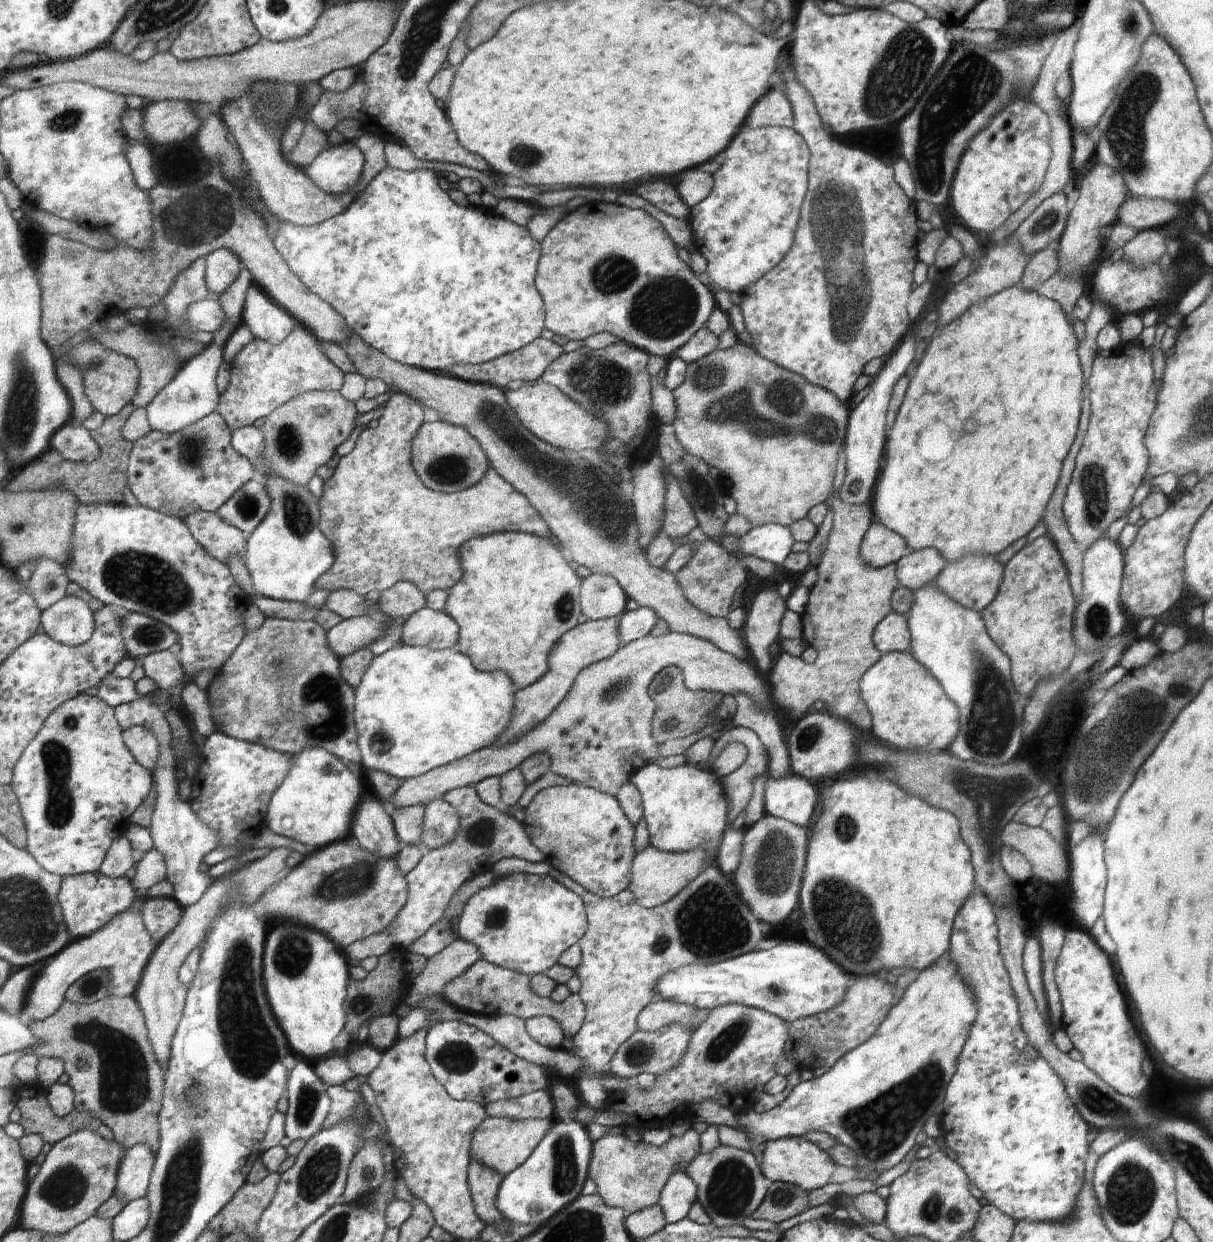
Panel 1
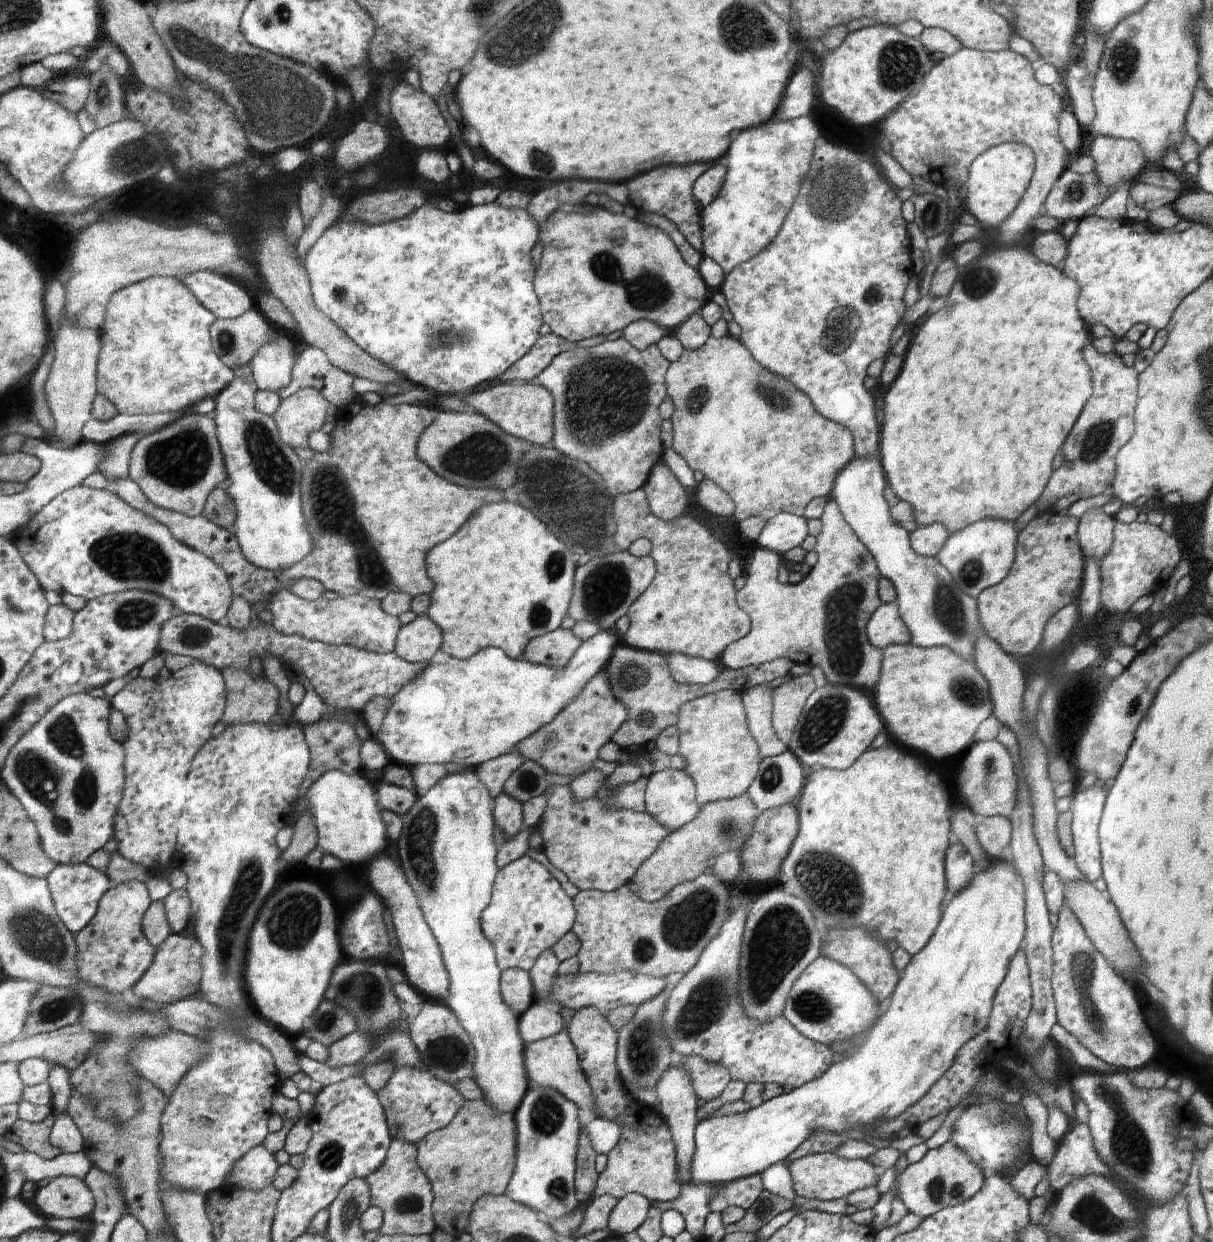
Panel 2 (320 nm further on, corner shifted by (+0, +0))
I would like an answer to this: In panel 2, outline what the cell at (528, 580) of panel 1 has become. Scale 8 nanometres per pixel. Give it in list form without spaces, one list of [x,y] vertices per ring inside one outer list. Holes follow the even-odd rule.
[[[508,499],[482,505],[481,508],[469,518],[468,522],[462,525],[461,528],[450,537],[450,540],[440,542],[434,550],[430,550],[430,558],[425,558],[425,561],[428,563],[429,577],[434,578],[434,588],[433,592],[429,594],[430,604],[426,616],[433,619],[444,632],[444,640],[442,641],[440,650],[450,657],[464,660],[468,657],[472,657],[473,654],[477,653],[480,649],[500,647],[510,658],[521,658],[521,654],[524,652],[524,648],[526,648],[530,638],[560,628],[561,622],[568,616],[569,604],[573,598],[573,586],[576,584],[577,570],[576,564],[574,564],[574,560],[572,560],[570,550],[568,550],[556,536],[552,536],[552,534],[548,532],[548,528],[546,528],[530,510],[526,510],[524,506],[514,504],[514,502]]]

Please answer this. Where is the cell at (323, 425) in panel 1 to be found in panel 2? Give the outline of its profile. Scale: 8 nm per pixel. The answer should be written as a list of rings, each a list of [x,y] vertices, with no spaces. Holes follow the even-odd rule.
[[[310,387],[281,399],[273,417],[277,420],[282,440],[294,448],[308,447],[307,436],[321,430],[329,405],[319,390]]]

